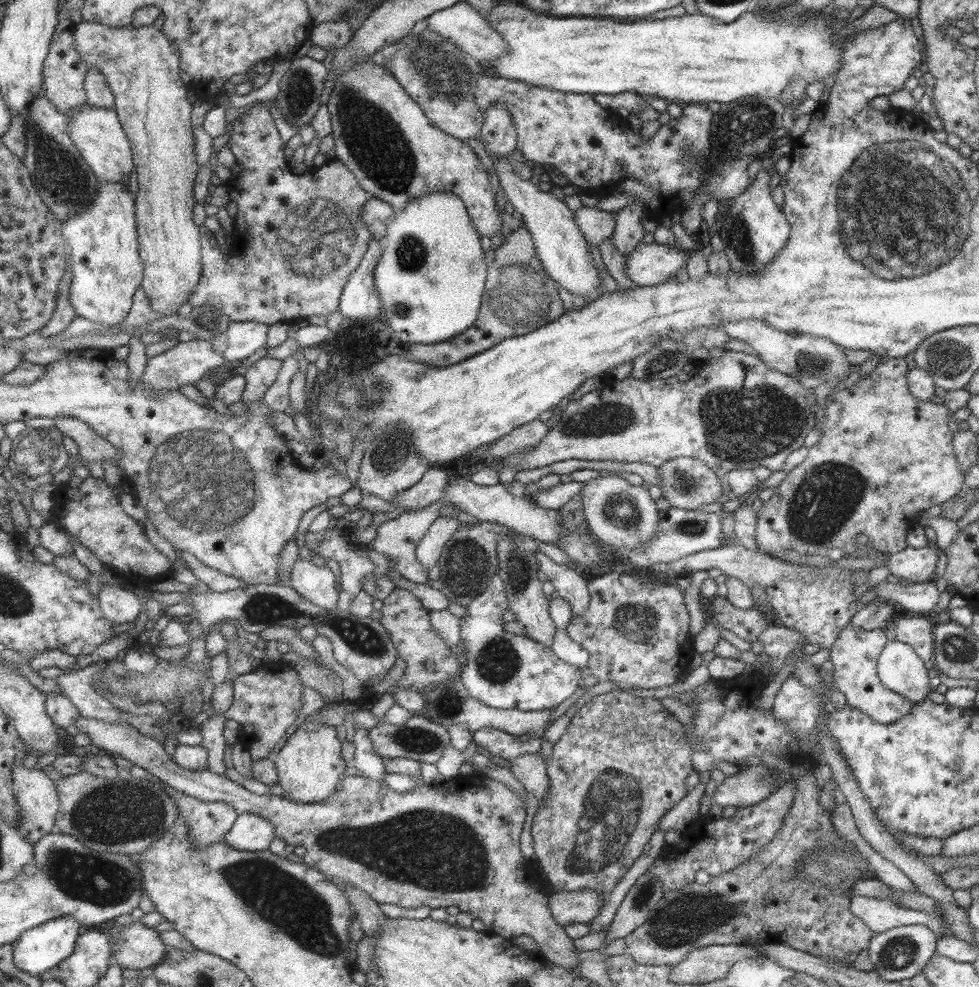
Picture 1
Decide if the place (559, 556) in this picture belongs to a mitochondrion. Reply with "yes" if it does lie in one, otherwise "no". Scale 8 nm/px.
no

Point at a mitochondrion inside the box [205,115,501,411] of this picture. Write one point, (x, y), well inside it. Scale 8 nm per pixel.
(319, 237)

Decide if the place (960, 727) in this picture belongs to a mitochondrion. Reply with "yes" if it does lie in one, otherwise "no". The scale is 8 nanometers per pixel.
no

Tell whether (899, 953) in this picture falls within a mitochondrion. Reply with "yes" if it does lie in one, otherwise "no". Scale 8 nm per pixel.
yes

